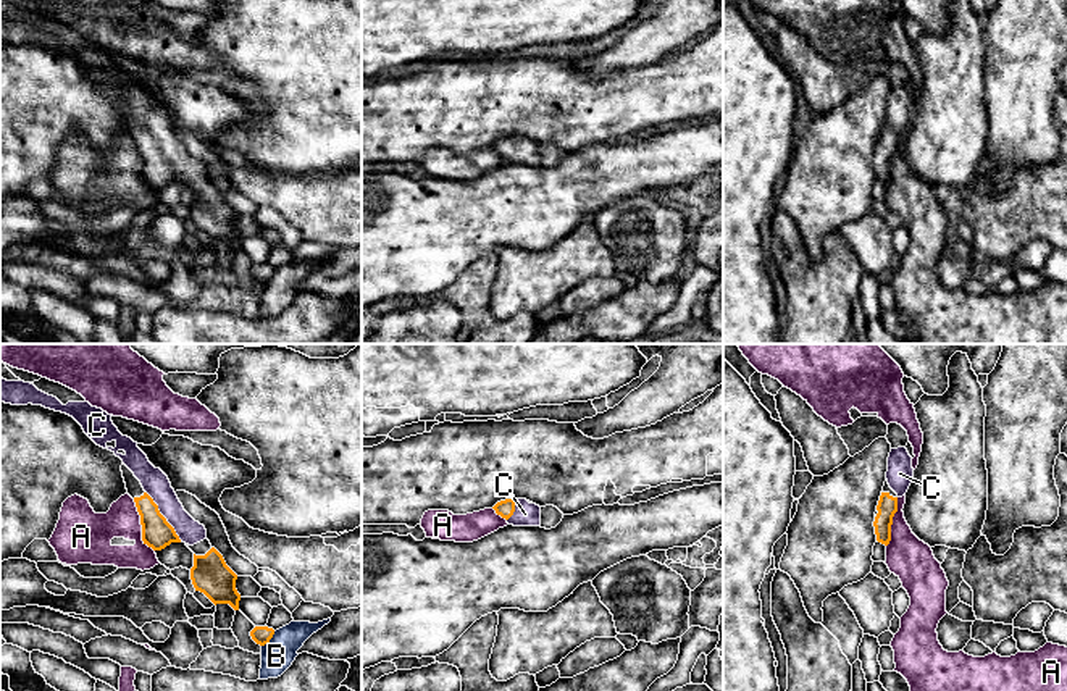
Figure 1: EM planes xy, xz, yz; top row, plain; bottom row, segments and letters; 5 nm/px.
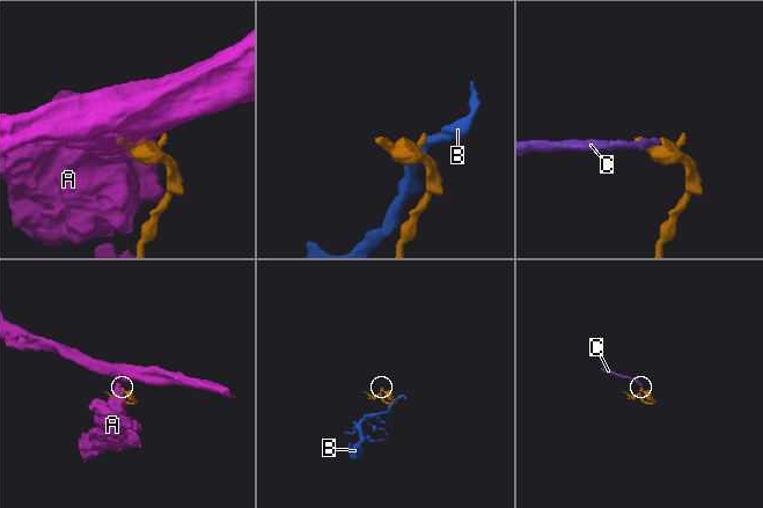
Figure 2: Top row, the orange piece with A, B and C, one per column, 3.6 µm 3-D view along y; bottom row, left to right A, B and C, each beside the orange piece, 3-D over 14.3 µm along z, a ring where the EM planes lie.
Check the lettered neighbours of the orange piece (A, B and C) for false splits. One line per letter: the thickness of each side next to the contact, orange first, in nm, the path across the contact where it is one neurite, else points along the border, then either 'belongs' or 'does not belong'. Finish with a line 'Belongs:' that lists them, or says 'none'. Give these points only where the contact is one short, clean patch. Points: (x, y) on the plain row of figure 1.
A: 160/200 nm | does not belong
B: 90/160 nm | along xy (275, 270), (262, 284) | does not belong
C: 160/140 nm | across xy (157, 171), (157, 144), (155, 121) | belongs
Belongs: C

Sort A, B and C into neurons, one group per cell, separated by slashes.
A / B / C

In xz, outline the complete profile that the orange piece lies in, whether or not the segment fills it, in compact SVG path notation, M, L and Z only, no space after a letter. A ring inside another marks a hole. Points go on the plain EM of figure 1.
M505 137L494 145L497 153L513 165L541 165L541 145L526 137Z

